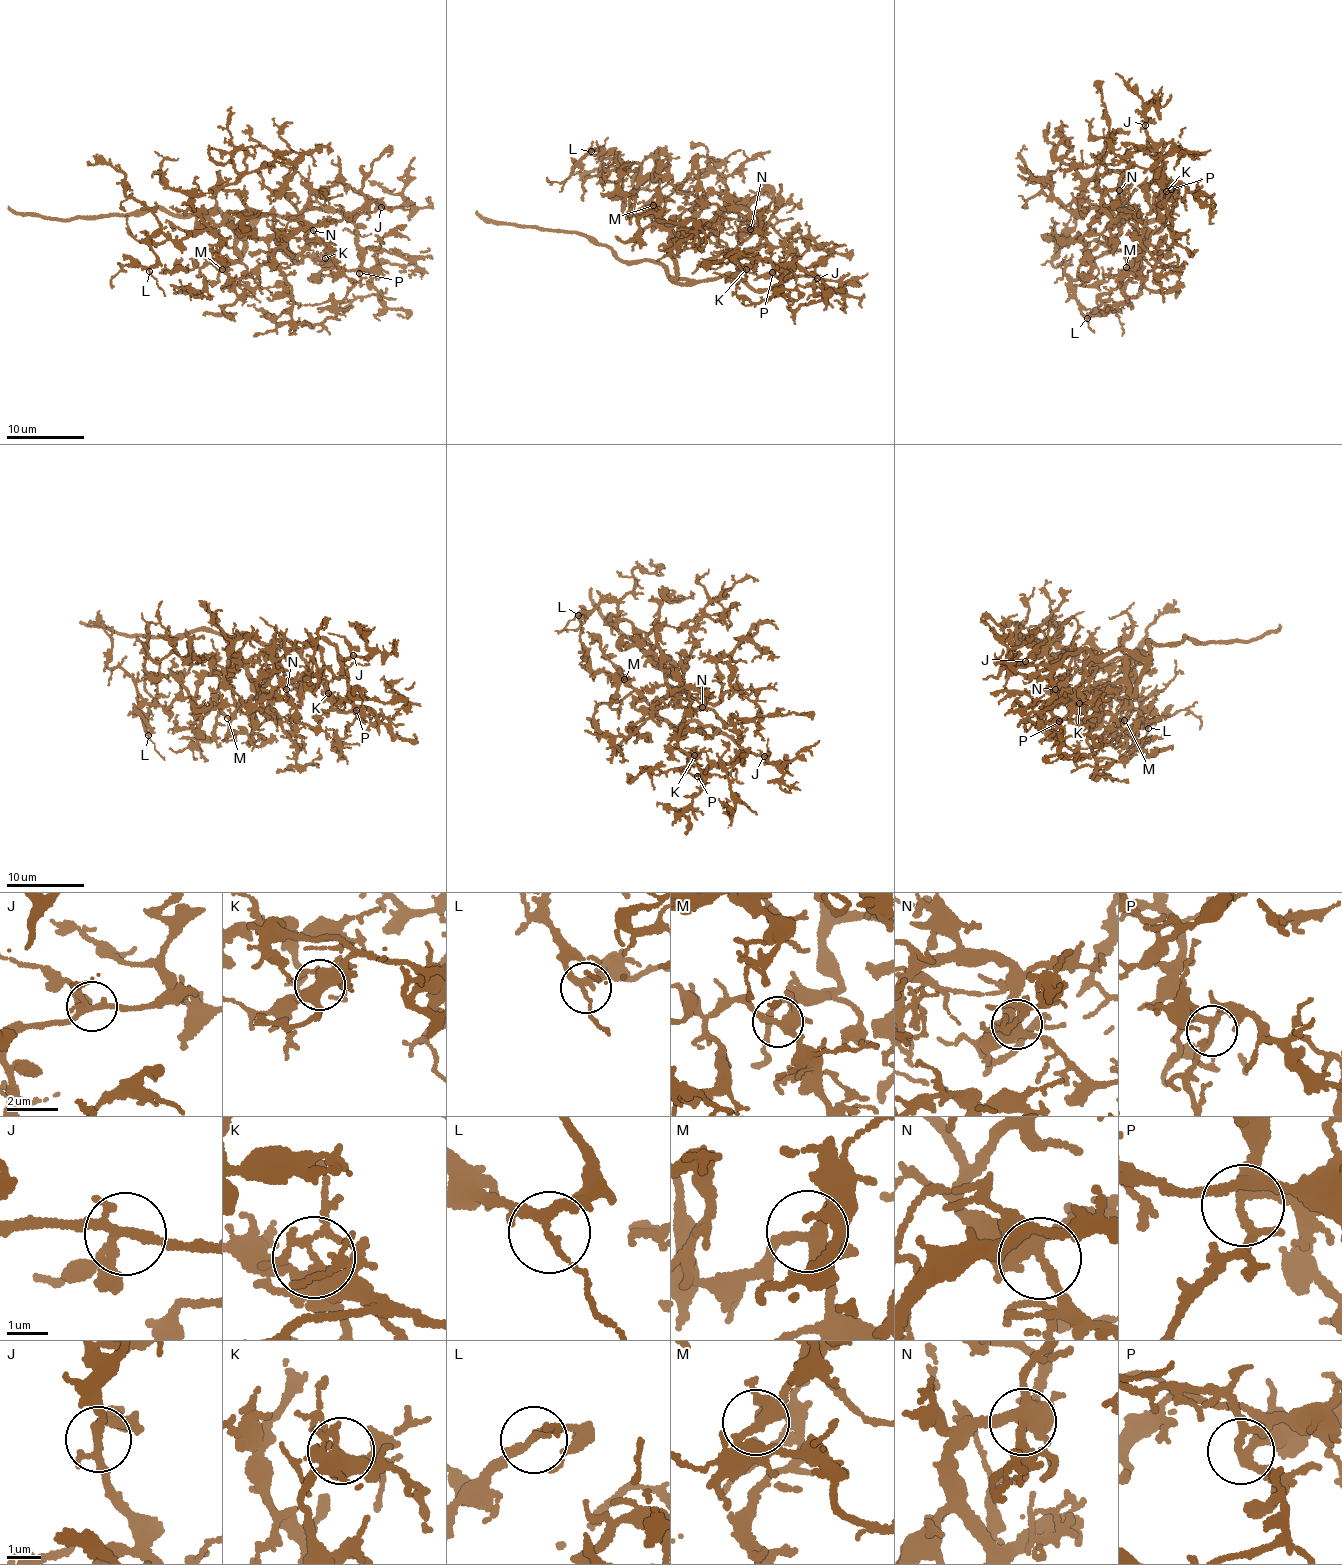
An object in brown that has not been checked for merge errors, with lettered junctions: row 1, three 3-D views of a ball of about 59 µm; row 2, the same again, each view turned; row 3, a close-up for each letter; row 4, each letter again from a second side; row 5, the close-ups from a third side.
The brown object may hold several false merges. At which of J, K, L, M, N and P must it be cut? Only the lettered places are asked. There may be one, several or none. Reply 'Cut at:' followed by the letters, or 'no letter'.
Cut at: no letter

